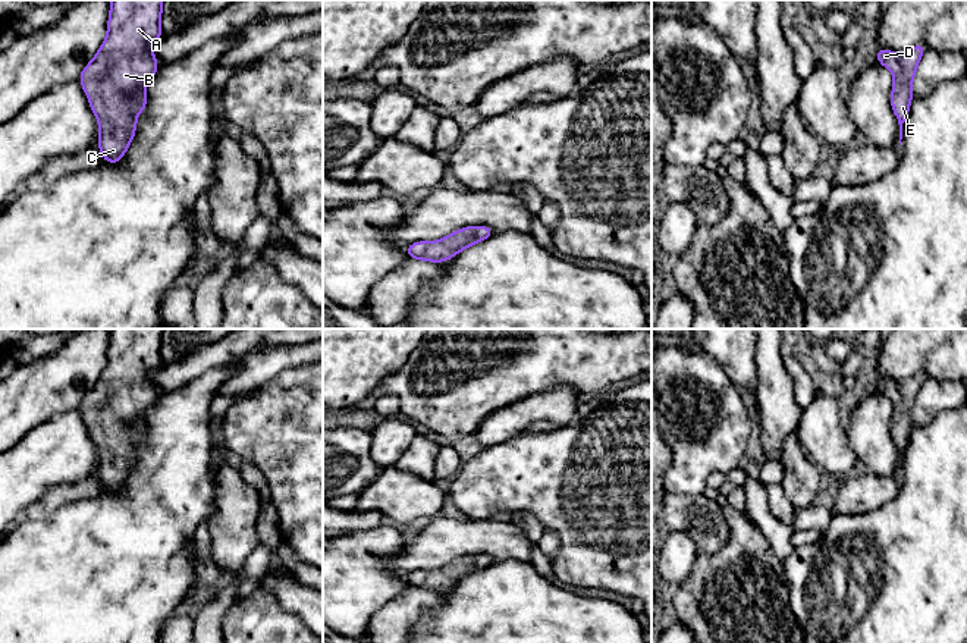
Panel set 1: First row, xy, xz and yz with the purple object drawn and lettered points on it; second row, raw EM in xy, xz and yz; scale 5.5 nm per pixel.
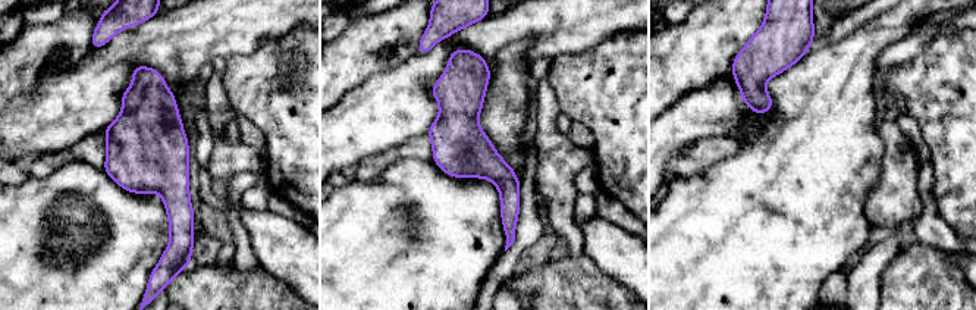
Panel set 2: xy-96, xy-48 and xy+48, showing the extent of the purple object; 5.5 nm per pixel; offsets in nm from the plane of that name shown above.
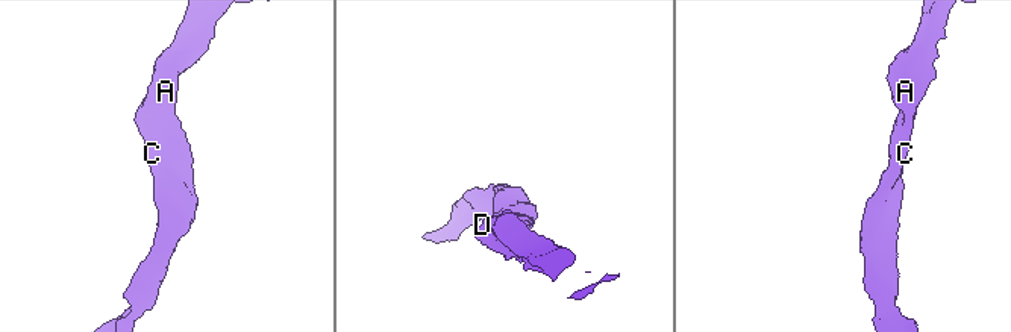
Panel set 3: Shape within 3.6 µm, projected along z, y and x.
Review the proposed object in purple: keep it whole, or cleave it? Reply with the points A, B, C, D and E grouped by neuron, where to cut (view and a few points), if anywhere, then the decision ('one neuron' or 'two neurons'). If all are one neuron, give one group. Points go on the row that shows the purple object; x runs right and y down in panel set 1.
A B C D E | no cut | one neuron

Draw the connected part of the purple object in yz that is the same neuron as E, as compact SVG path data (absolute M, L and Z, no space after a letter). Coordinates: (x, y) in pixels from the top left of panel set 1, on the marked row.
M920 43L901 54L880 47L876 48L877 63L888 68L895 78L894 88L891 91L891 106L900 125L900 144L902 139L902 123L907 119L910 103L913 100L913 78L916 75L919 60L924 54L926 48L924 43Z

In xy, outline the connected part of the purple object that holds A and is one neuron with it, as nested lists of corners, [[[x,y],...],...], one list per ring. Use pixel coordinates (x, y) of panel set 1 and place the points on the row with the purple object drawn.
[[[110,0],[107,37],[78,78],[98,120],[97,147],[110,164],[119,163],[125,156],[136,131],[136,116],[145,110],[144,87],[158,69],[151,44],[163,37],[161,12],[163,0]]]

